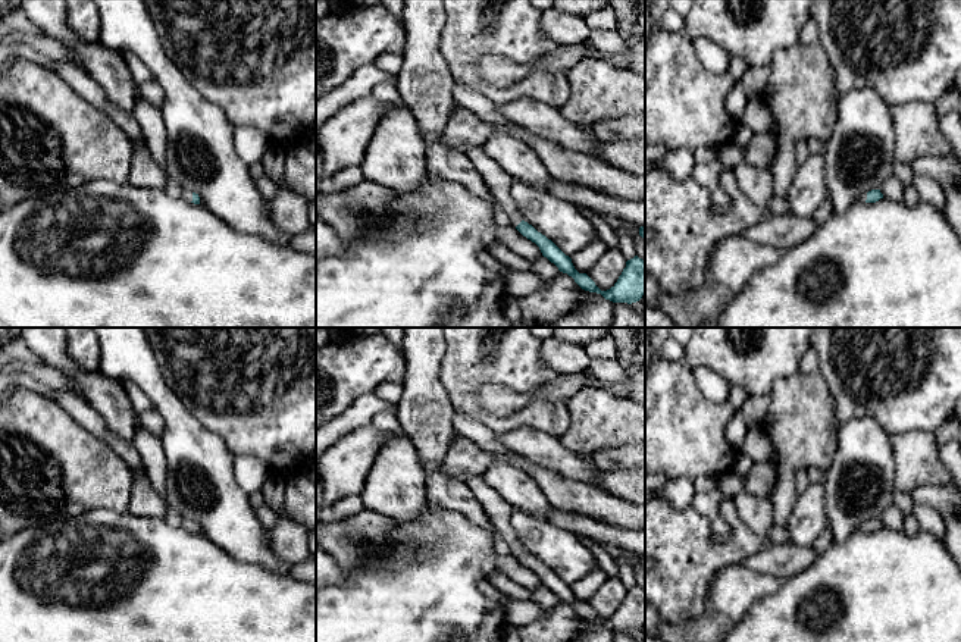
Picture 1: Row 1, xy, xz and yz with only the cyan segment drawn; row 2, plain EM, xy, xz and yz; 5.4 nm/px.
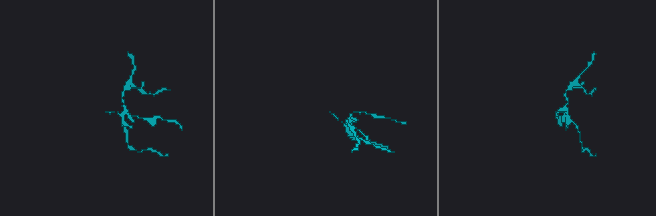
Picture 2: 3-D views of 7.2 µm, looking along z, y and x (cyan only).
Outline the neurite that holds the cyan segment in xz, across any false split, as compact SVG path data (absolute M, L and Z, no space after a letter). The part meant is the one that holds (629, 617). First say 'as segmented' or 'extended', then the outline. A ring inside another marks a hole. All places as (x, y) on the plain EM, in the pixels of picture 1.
extended; M475 476L466 480L470 491L482 505L507 552L513 554L523 566L535 571L542 585L554 592L560 601L567 602L585 620L601 623L613 632L636 632L645 623L645 591L635 585L626 591L626 596L617 611L607 620L601 620L586 604L579 602L569 585L566 585L551 569L538 561L523 549L510 519L514 507L507 502L483 477Z

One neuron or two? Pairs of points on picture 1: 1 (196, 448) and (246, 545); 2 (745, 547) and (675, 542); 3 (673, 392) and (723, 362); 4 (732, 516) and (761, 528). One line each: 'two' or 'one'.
1: one
2: one
3: two
4: two

